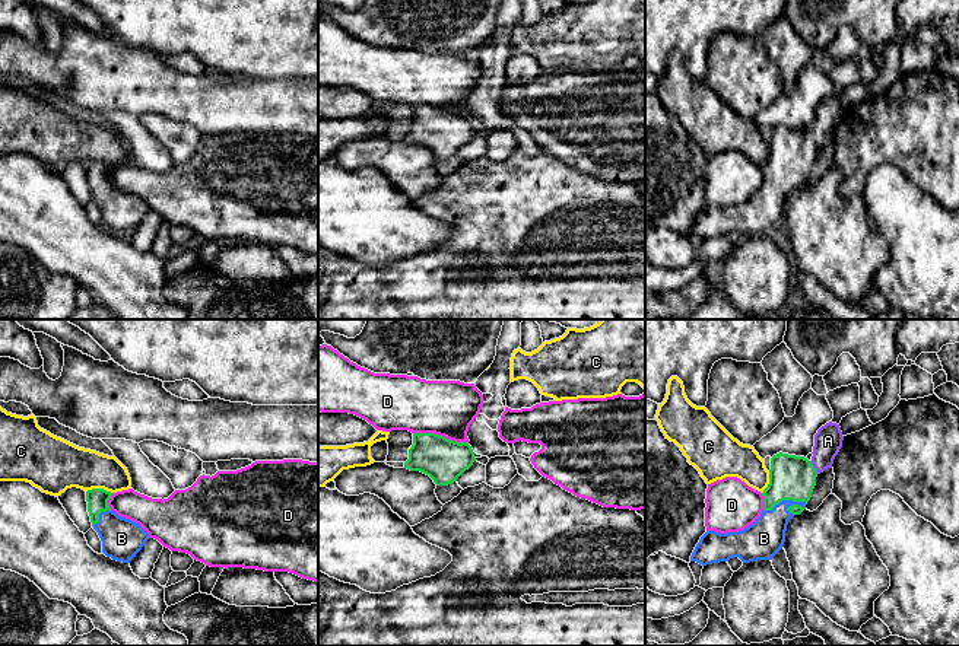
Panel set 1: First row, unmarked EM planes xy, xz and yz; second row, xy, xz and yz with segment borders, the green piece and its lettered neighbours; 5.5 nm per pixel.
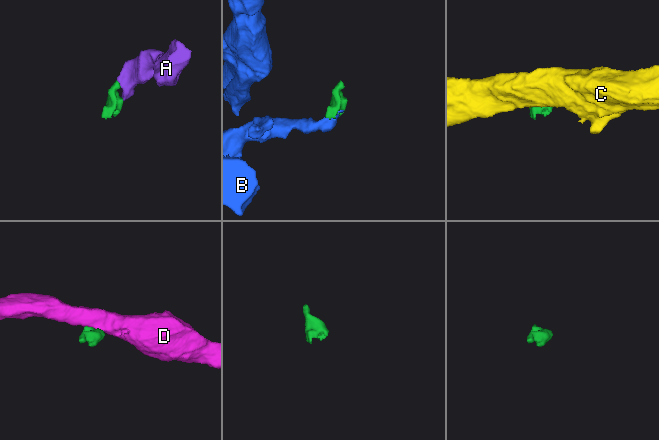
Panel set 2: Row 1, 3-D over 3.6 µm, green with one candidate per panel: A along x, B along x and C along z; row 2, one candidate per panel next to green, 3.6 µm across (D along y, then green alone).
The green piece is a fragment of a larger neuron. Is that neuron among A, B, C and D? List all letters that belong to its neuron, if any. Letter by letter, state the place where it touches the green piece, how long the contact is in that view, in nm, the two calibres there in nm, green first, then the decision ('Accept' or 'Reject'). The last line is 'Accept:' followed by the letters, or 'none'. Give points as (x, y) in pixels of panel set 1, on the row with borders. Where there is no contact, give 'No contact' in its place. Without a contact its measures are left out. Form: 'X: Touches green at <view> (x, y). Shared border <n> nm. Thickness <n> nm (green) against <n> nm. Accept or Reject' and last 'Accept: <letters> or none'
A: Touches green at yz (813, 467). Shared border 80 nm. Thickness 240 nm (green) against 160 nm. Accept
B: Touches green at yz (784, 499). Shared border 240 nm. Thickness 240 nm (green) against 220 nm. Accept
C: Touches green at xy (99, 489). Shared border 140 nm. Thickness 120 nm (green) against 260 nm. Reject
D: Touches green at xz (441, 436). Shared border 300 nm. Thickness 240 nm (green) against 300 nm. Reject
Accept: A, B

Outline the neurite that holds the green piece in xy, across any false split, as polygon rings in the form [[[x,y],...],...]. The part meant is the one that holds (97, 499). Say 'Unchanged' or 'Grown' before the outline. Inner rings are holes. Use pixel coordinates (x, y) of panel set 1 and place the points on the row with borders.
Grown. [[[104,489],[88,490],[88,512],[102,541],[102,553],[112,560],[130,563],[150,537],[139,524],[111,510],[111,496],[112,493]]]

